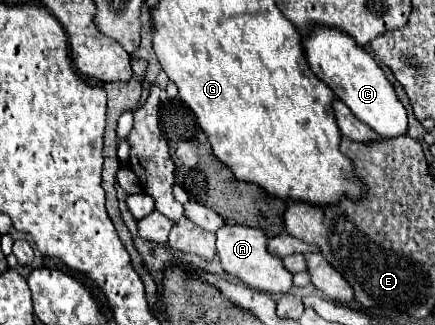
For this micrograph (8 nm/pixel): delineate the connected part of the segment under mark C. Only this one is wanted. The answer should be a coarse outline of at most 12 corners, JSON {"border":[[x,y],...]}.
{"border":[[317,26],[303,40],[315,76],[381,138],[407,110],[373,56]]}

